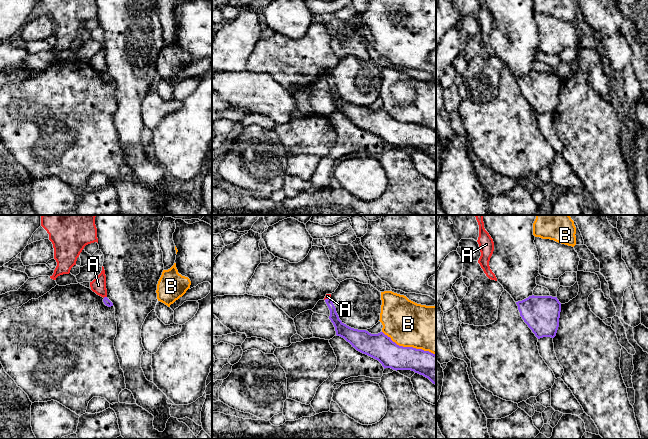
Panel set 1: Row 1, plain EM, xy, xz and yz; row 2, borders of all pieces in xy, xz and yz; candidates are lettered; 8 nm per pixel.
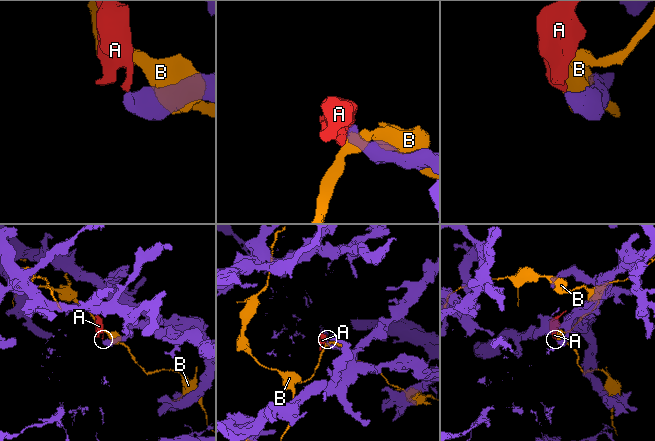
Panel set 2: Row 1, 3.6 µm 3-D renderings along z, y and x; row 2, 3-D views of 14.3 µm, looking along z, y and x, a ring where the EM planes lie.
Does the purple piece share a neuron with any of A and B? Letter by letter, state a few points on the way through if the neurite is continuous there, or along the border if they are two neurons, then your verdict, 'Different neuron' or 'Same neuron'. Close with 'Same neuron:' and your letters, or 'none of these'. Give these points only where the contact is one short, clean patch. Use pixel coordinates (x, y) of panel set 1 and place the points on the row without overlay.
A: Boundary: xy (106, 72), (103, 73). Different neuron
B: Different neuron
Same neuron: none of these

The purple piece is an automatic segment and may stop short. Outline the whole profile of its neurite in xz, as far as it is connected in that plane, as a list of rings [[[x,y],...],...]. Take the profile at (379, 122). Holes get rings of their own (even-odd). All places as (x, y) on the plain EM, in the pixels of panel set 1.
[[[331,73],[325,75],[330,86],[329,95],[333,99],[336,111],[344,114],[357,127],[378,136],[385,144],[393,146],[411,146],[423,151],[436,161],[436,131],[416,125],[397,121],[383,108],[371,110],[344,100],[336,88]]]

